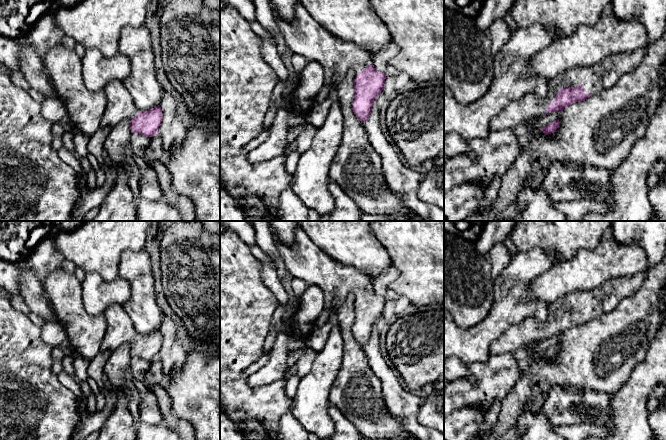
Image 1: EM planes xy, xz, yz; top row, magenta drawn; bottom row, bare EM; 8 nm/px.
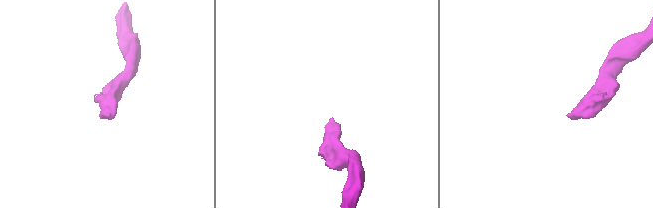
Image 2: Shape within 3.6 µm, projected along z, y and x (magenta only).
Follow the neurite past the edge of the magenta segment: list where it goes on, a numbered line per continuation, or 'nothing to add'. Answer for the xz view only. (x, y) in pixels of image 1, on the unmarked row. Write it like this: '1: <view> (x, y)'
1: xz (304, 259)

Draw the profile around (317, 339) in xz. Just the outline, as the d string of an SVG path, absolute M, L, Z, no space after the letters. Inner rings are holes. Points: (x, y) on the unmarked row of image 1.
M331 313L328 320L324 325L318 328L314 328L309 337L306 340L306 346L313 349L317 353L320 352L328 339L330 331L334 327L339 326L339 318L336 313Z

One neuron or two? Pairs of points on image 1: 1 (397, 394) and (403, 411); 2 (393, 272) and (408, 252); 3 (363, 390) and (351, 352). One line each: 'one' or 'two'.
1: one
2: two
3: one

